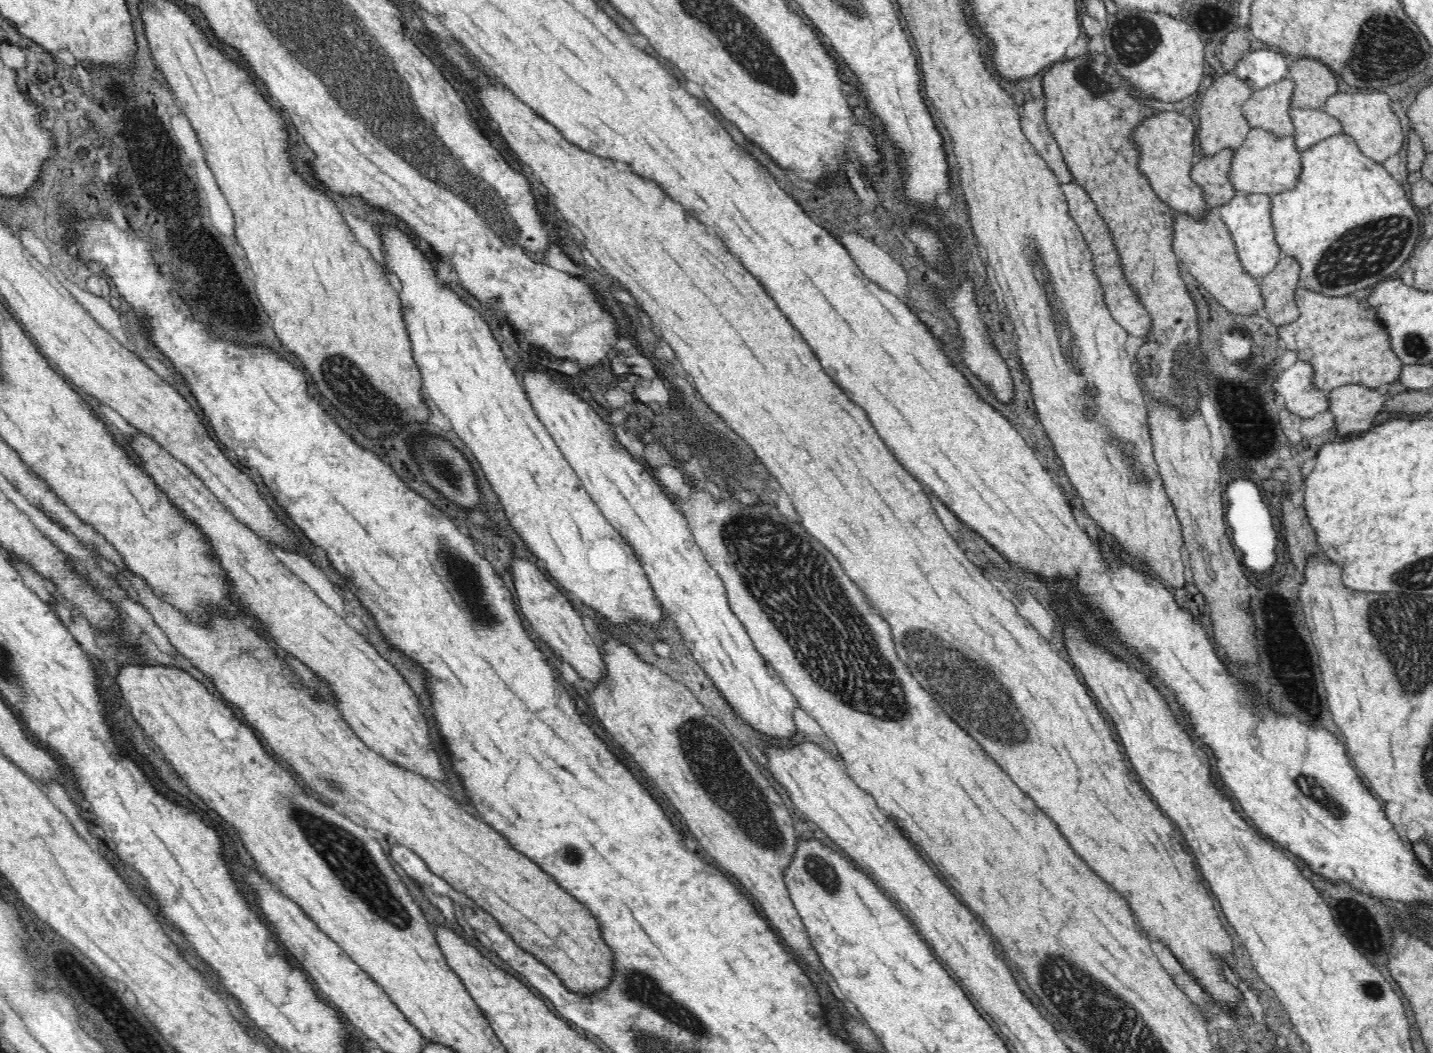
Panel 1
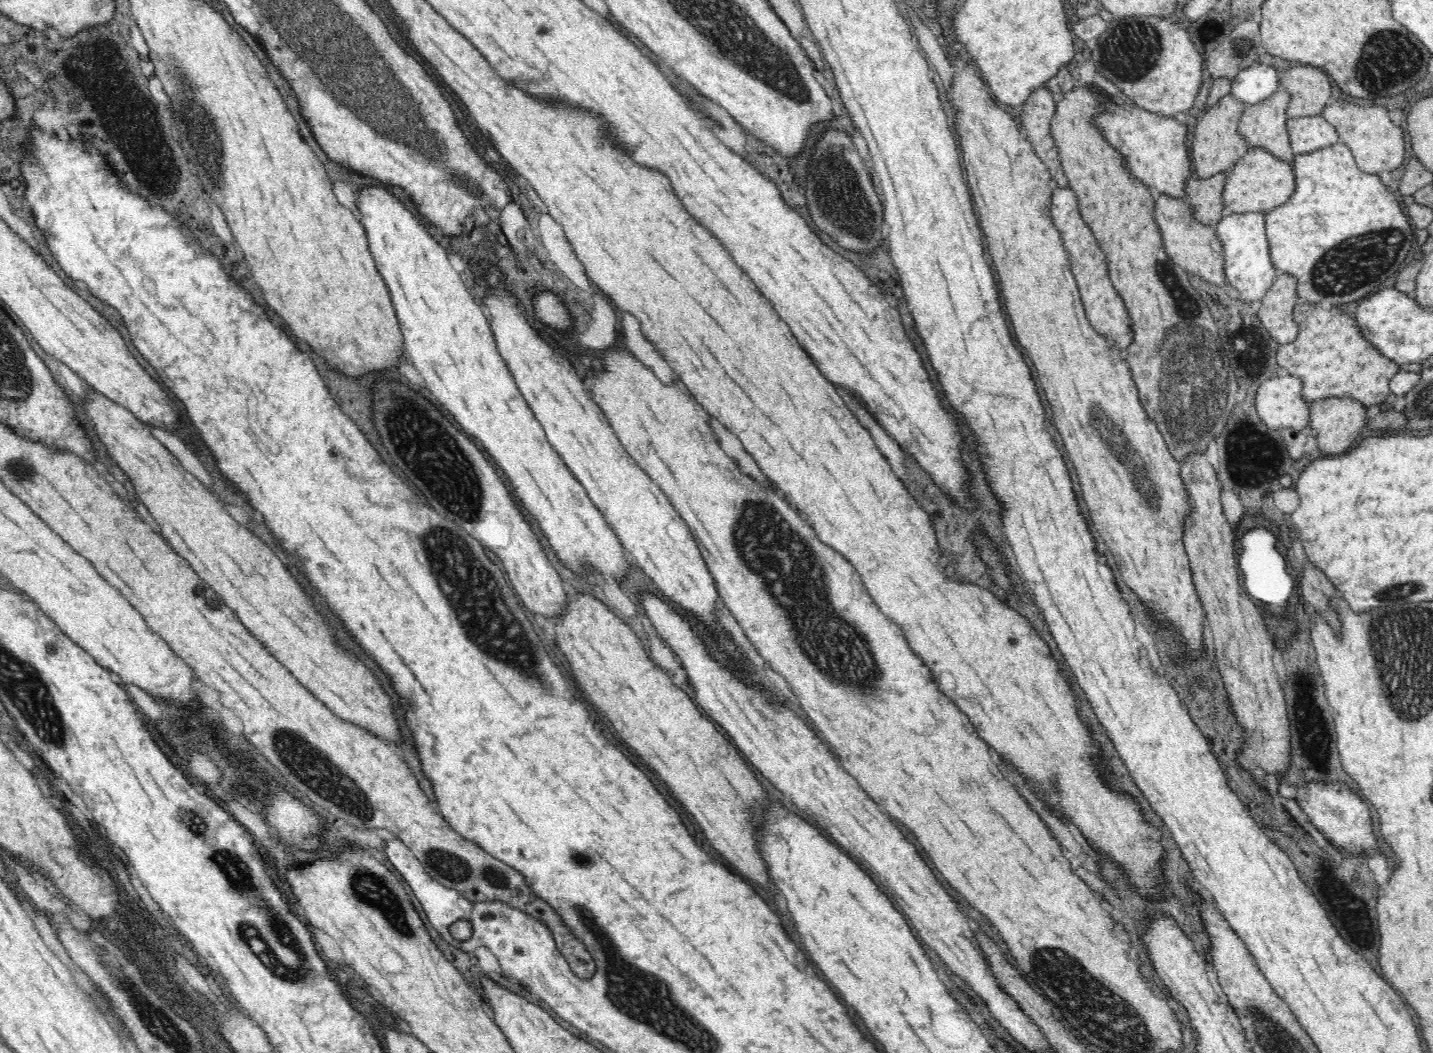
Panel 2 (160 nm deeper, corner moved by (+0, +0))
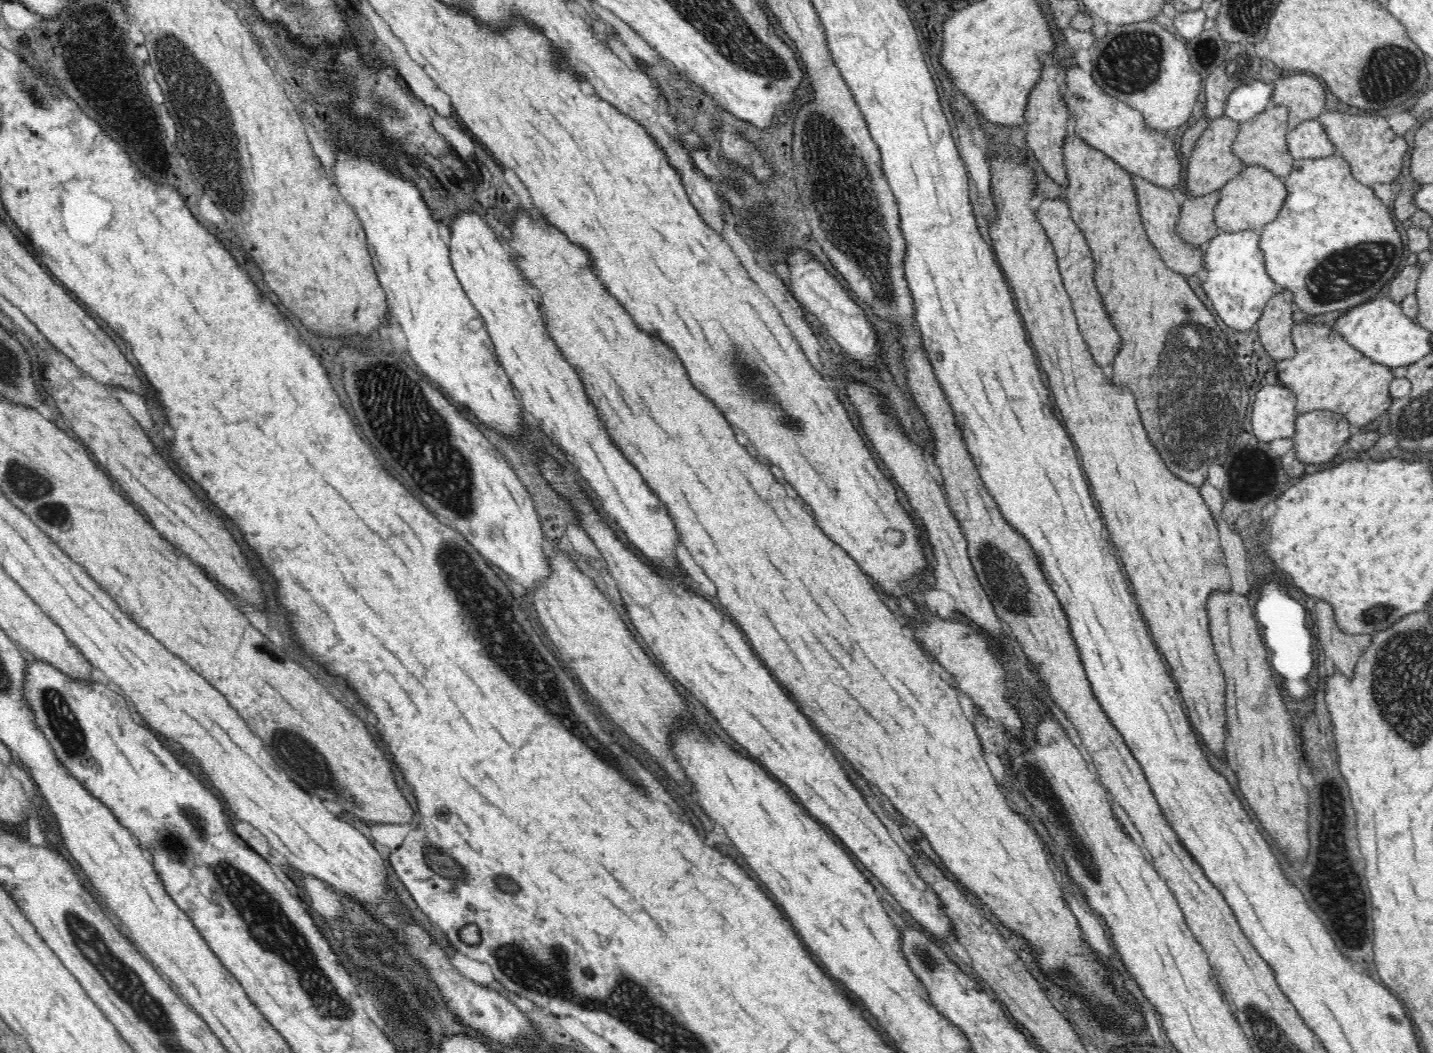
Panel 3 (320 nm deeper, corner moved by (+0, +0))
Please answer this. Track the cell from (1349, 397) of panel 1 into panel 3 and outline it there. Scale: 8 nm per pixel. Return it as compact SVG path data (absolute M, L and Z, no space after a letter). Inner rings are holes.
M1312 410L1299 414L1295 420L1293 449L1303 464L1328 462L1348 442L1352 426L1343 414L1330 410Z

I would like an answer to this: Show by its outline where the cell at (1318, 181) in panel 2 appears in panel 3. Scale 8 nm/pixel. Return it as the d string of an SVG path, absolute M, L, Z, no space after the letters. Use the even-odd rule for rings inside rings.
M1339 154L1330 155L1326 158L1296 159L1293 160L1292 169L1290 175L1284 179L1284 184L1287 184L1287 197L1281 206L1280 212L1272 222L1266 224L1260 230L1260 251L1264 254L1265 266L1267 267L1267 273L1271 275L1271 279L1281 288L1287 287L1291 291L1293 300L1299 306L1299 313L1303 315L1313 314L1316 316L1317 314L1352 308L1352 306L1364 304L1368 298L1372 300L1372 298L1382 295L1385 287L1395 277L1394 274L1398 272L1399 262L1402 260L1402 254L1404 254L1404 244L1398 236L1398 230L1396 230L1396 224L1394 224L1394 218L1392 218L1390 210L1374 196L1372 187L1368 187L1367 184L1360 183L1359 180L1352 177L1349 162Z

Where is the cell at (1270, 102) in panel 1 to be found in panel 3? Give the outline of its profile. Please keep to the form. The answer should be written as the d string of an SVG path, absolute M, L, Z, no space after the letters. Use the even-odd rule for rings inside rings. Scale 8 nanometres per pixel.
M1269 105L1261 114L1242 123L1239 126L1235 142L1231 150L1243 162L1244 166L1258 163L1267 167L1268 171L1275 172L1276 176L1284 180L1293 170L1293 158L1287 146L1288 108L1278 105Z

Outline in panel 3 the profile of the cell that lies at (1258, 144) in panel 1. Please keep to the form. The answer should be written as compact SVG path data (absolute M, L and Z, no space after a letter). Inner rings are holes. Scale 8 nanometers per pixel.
M1254 163L1244 166L1241 172L1219 192L1219 201L1215 208L1215 223L1219 231L1238 231L1252 227L1260 232L1261 229L1277 217L1281 206L1287 197L1287 184L1275 172L1267 167Z

